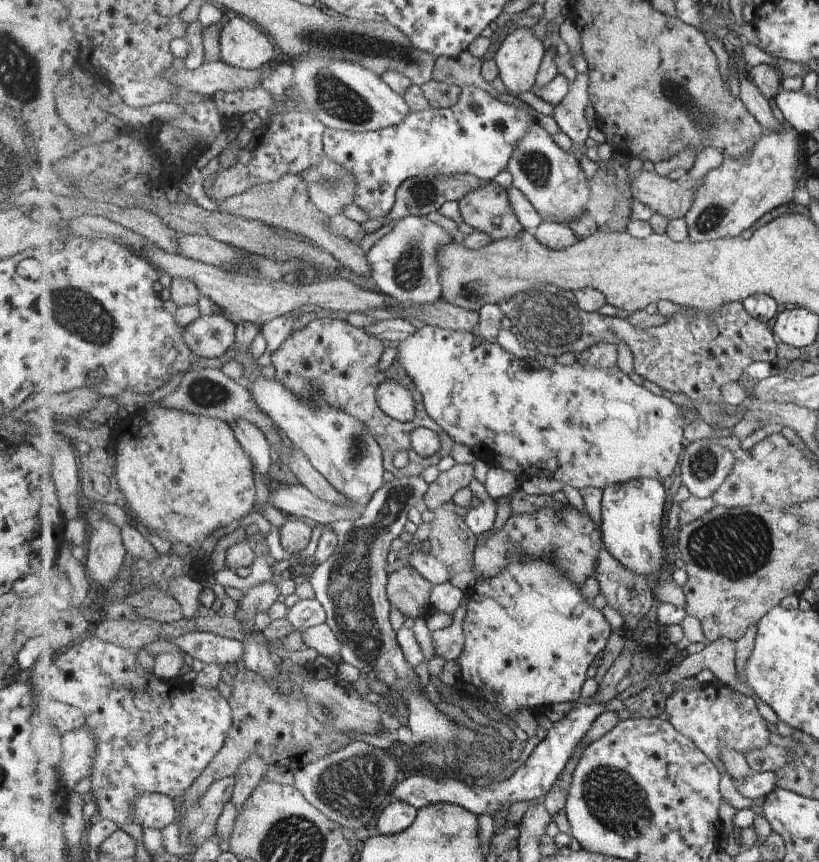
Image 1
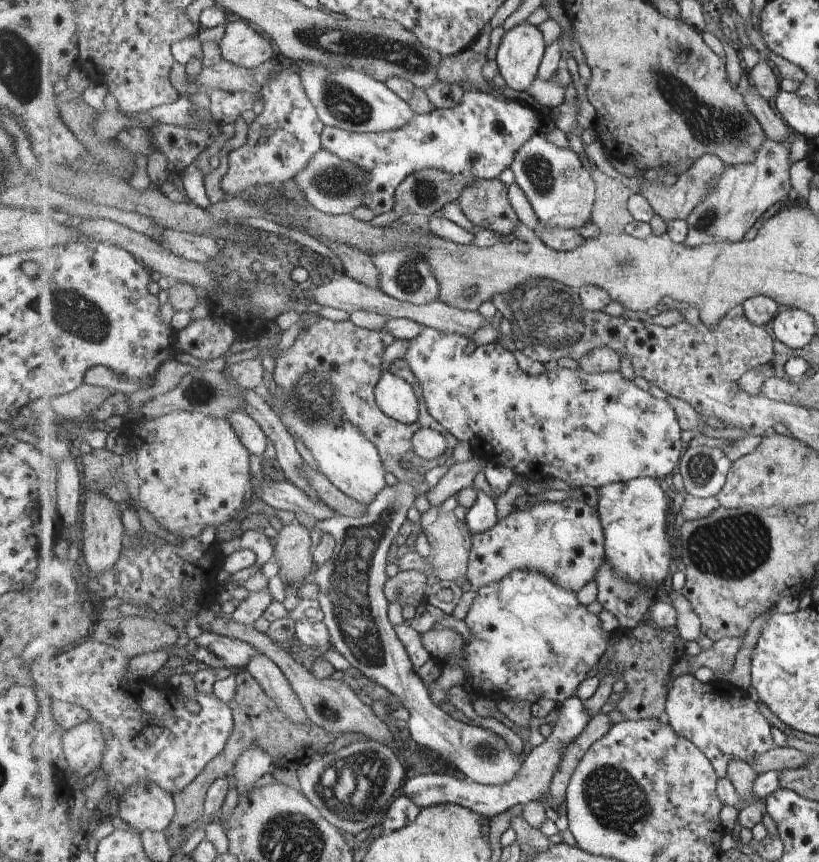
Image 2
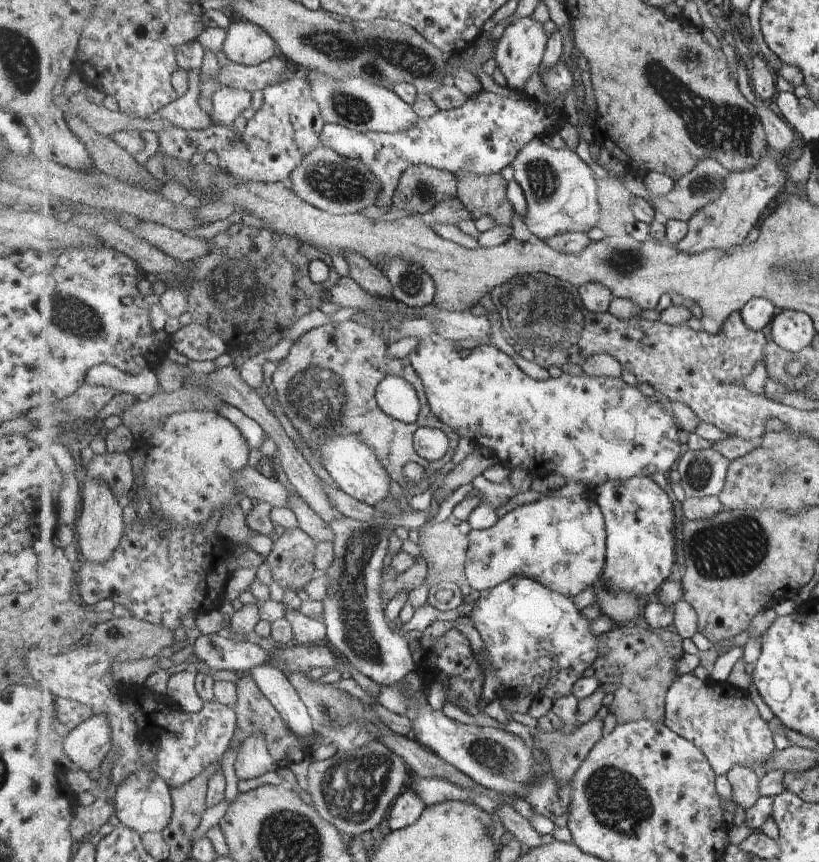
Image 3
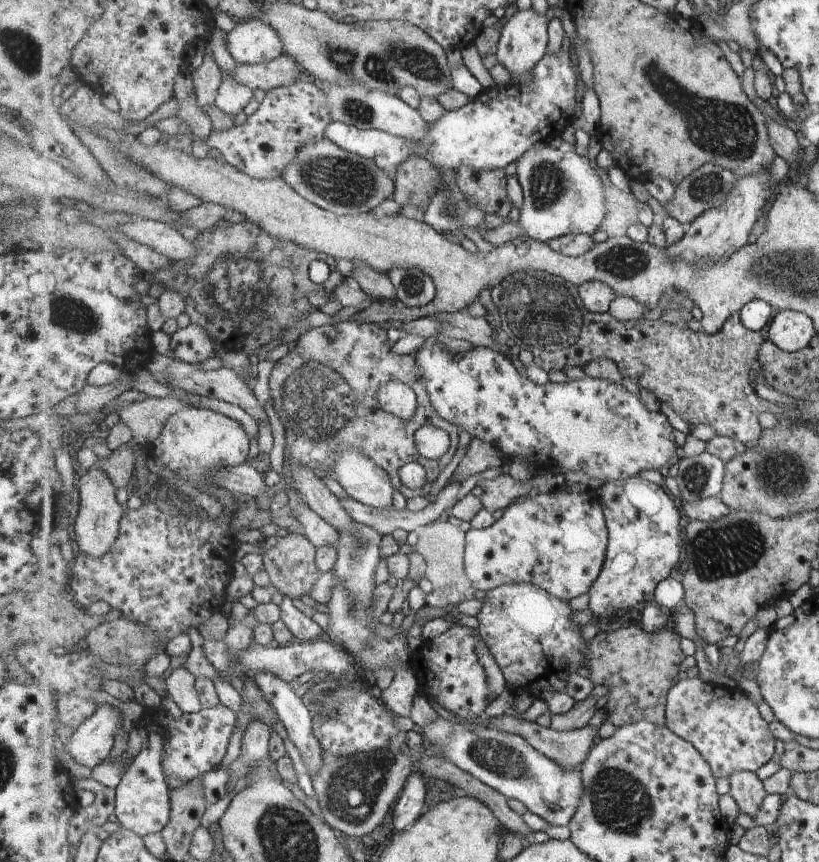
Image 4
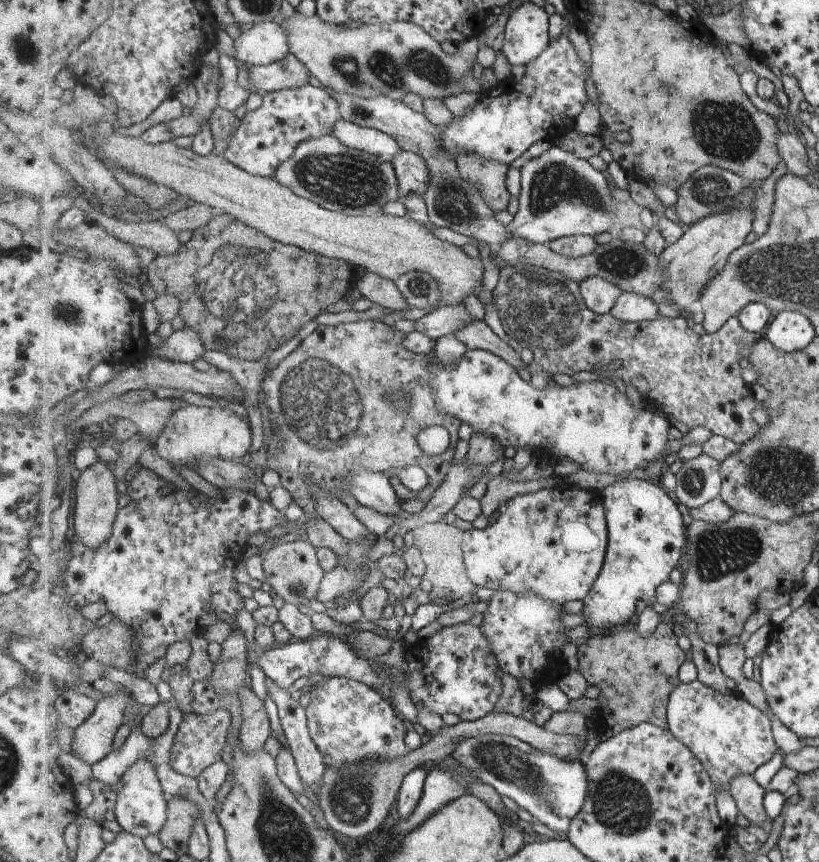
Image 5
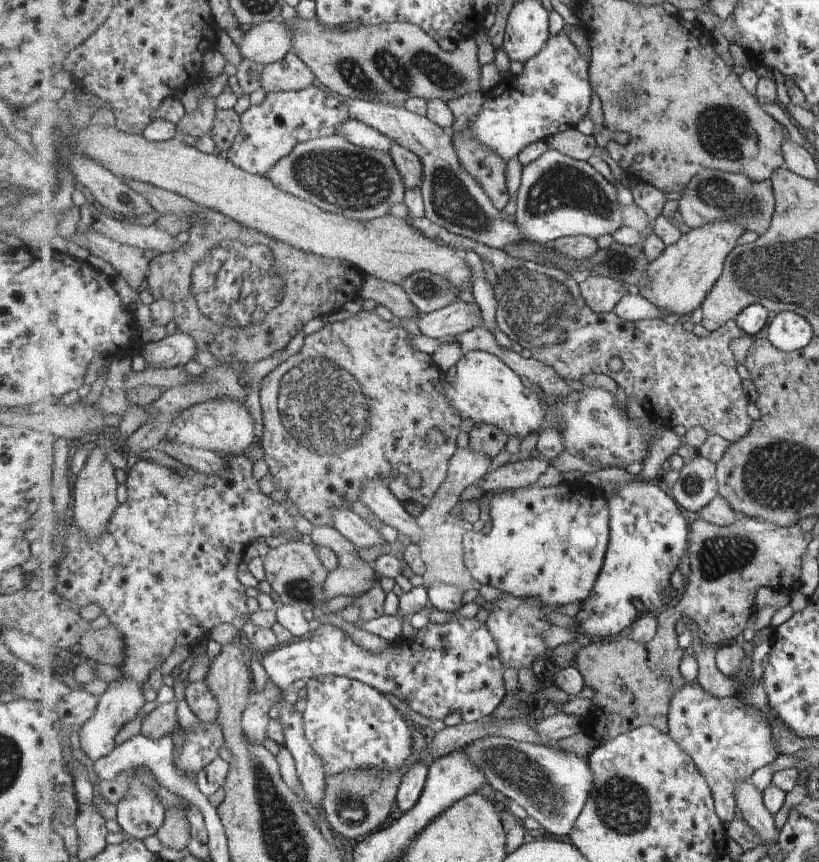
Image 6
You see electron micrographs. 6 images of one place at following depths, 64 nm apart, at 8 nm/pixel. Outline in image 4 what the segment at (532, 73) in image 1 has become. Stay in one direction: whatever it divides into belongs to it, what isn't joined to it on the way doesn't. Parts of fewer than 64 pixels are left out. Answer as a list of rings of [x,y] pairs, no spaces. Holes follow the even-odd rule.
[[[533,9],[518,10],[505,23],[501,31],[500,47],[496,55],[498,62],[509,70],[510,82],[518,83],[517,78],[527,70],[531,72],[547,54],[550,41],[549,27],[550,20],[547,20],[547,16],[535,12]]]

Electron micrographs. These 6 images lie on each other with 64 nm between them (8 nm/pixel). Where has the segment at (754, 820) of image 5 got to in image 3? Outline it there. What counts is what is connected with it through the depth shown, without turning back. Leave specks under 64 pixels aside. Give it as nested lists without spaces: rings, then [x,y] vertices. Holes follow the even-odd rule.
[[[737,765],[728,772],[727,776],[733,787],[733,801],[739,803],[745,810],[758,803],[762,796],[759,771]]]

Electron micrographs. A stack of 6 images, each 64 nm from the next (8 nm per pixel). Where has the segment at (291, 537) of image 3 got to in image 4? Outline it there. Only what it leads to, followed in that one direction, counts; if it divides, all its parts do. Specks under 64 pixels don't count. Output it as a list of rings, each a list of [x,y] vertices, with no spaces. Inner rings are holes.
[[[290,532],[284,537],[275,536],[276,544],[263,553],[263,569],[267,574],[270,587],[276,588],[283,597],[291,600],[310,595],[313,584],[322,572],[316,565],[316,547],[305,534],[298,535]]]

